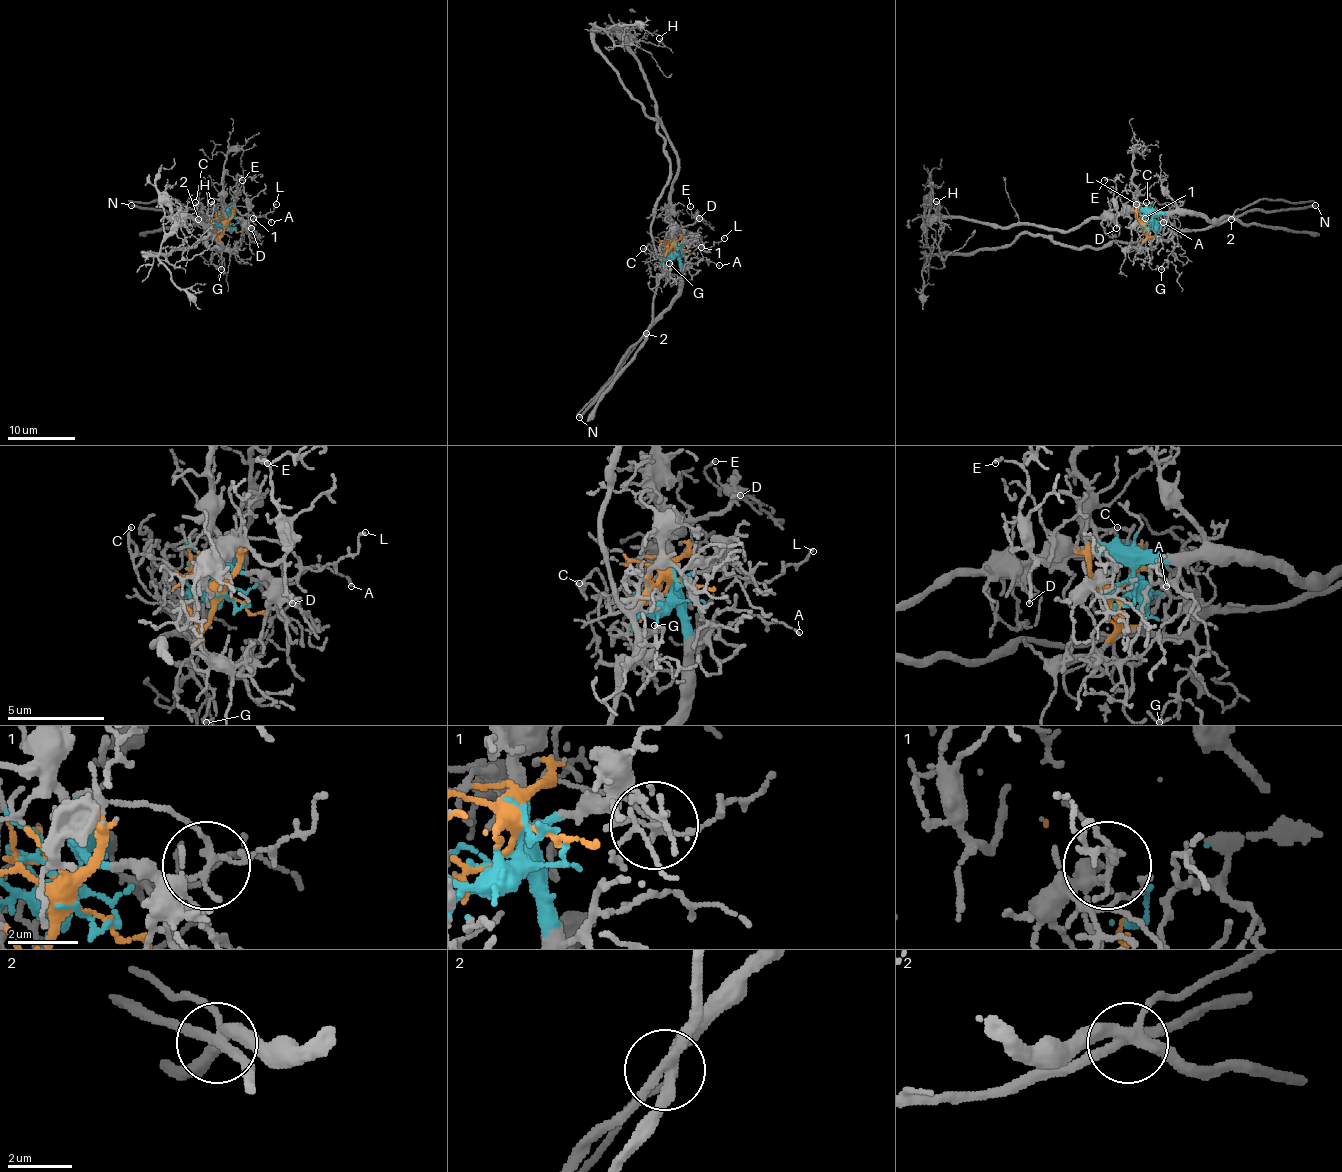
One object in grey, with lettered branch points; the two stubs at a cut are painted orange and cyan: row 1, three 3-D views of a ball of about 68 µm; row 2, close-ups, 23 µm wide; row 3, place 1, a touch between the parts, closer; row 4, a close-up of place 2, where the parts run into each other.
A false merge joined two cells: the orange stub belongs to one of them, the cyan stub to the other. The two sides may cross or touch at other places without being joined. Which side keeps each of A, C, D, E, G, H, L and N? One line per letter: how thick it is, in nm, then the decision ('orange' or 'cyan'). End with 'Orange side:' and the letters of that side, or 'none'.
A: 130 nm | cyan
C: 110 nm | orange
D: 100 nm | cyan
E: 130 nm | cyan
G: 120 nm | orange
H: 200 nm | orange
L: 130 nm | cyan
N: 360 nm | orange
Orange side: C, G, H, N

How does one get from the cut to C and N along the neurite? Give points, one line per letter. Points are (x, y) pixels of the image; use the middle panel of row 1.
C: (675, 249), (661, 246), (651, 252), (643, 249)
N: (675, 249), (665, 252), (653, 320), (646, 333), (629, 350), (614, 378), (579, 417)

